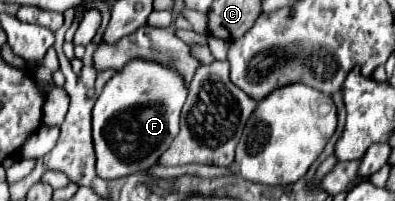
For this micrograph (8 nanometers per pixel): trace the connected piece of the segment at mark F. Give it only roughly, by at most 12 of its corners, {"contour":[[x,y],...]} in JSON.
{"contour":[[134,59],[92,111],[96,173],[158,163],[188,91]]}

